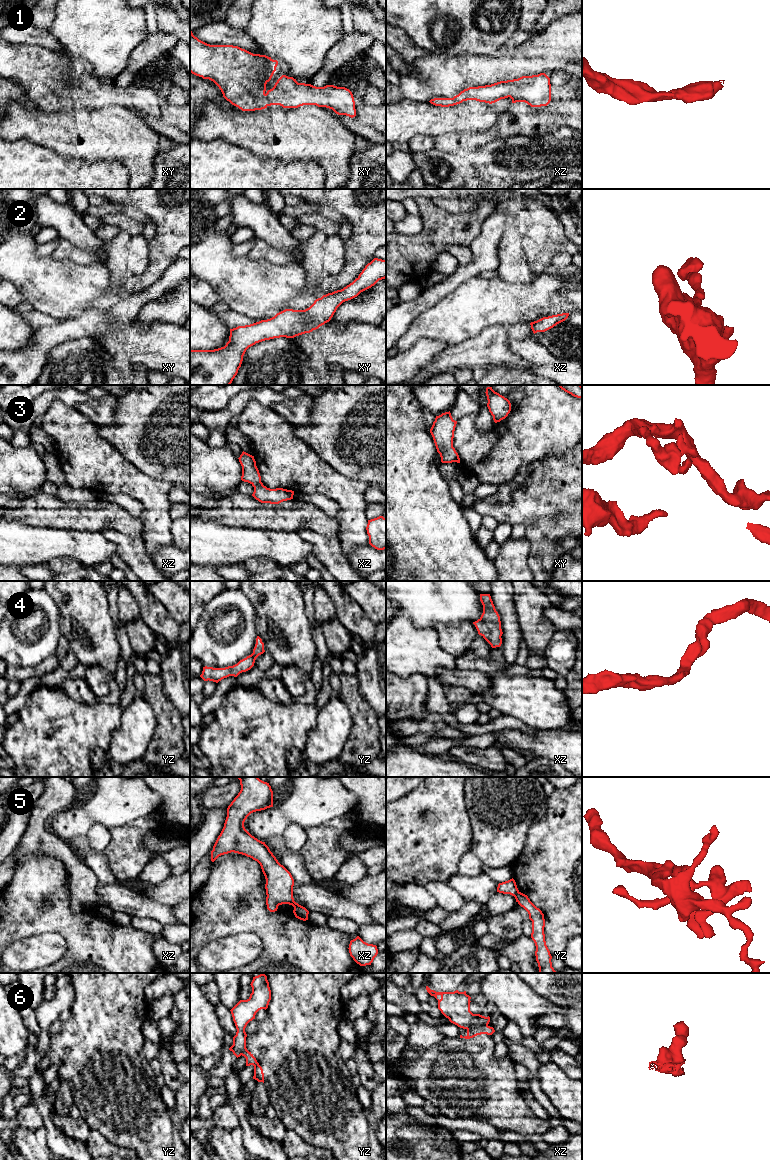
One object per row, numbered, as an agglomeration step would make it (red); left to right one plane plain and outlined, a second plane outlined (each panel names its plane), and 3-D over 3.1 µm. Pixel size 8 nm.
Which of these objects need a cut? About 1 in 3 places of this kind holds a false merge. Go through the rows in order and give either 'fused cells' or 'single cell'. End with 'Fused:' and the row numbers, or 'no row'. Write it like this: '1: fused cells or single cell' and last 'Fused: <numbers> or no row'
1: single cell
2: single cell
3: single cell
4: single cell
5: fused cells
6: fused cells
Fused: 5, 6

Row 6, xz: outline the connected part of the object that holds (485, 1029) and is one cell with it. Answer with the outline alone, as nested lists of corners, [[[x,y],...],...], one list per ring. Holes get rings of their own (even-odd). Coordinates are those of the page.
[[[485,1024],[480,1027],[468,1028],[467,1035],[464,1037],[462,1035],[460,1035],[460,1038],[470,1039],[470,1038],[473,1038],[473,1037],[475,1037],[477,1035],[481,1035],[481,1034],[492,1035],[494,1032],[495,1032],[495,1030],[493,1027],[490,1027],[488,1024]]]

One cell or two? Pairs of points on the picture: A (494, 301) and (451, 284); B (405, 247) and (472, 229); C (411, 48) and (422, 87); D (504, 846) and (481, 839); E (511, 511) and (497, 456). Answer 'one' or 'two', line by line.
A: two
B: one
C: two
D: one
E: two

